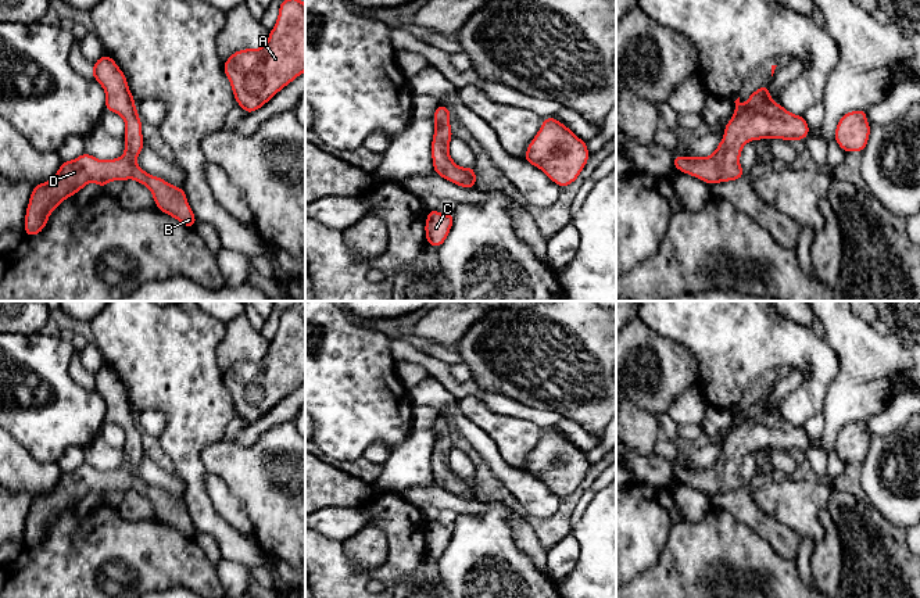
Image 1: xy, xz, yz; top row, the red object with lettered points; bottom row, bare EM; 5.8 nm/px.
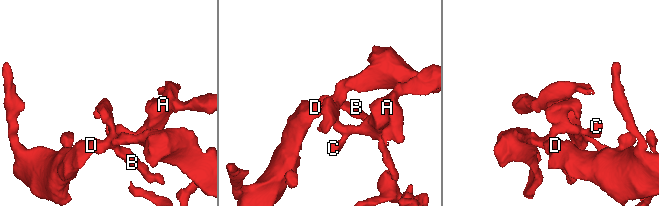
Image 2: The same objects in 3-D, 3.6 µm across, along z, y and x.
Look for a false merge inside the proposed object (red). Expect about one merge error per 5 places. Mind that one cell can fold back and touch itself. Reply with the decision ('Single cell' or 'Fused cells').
Single cell

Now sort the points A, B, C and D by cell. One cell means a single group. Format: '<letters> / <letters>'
A B C D

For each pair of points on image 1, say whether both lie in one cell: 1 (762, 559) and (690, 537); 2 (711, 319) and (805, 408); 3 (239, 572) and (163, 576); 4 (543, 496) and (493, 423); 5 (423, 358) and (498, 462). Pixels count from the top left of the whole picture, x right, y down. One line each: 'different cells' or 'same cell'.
1: same cell
2: same cell
3: different cells
4: different cells
5: different cells

